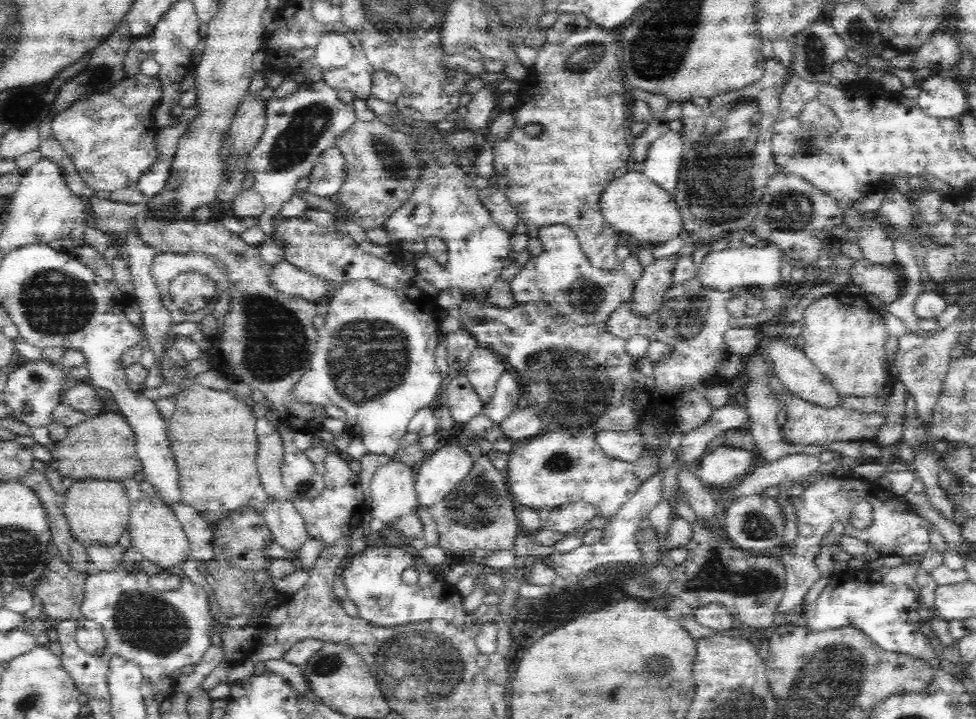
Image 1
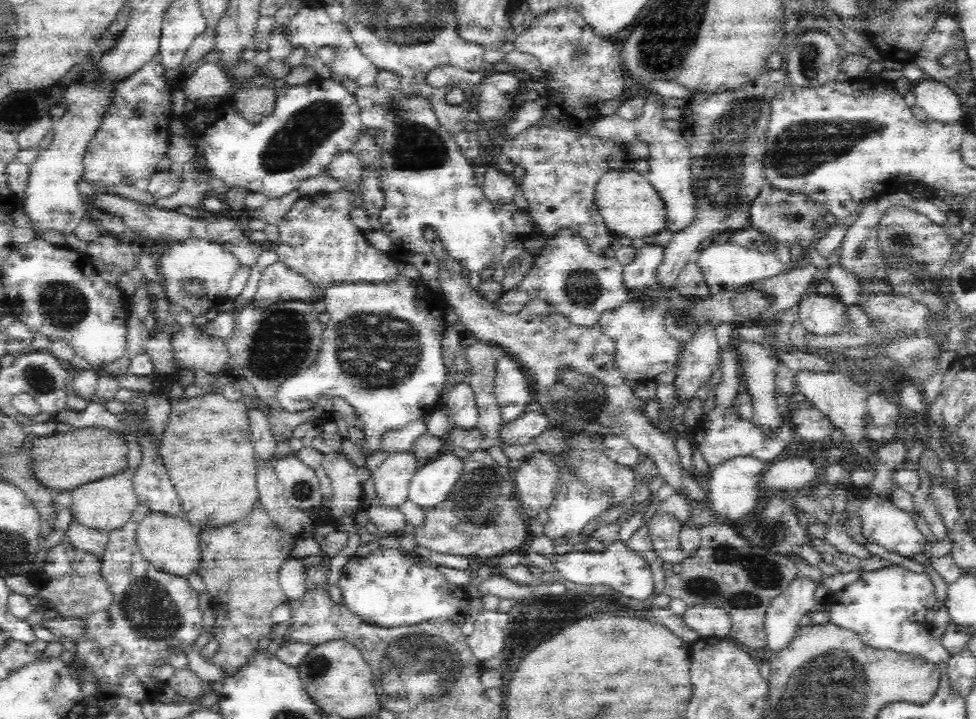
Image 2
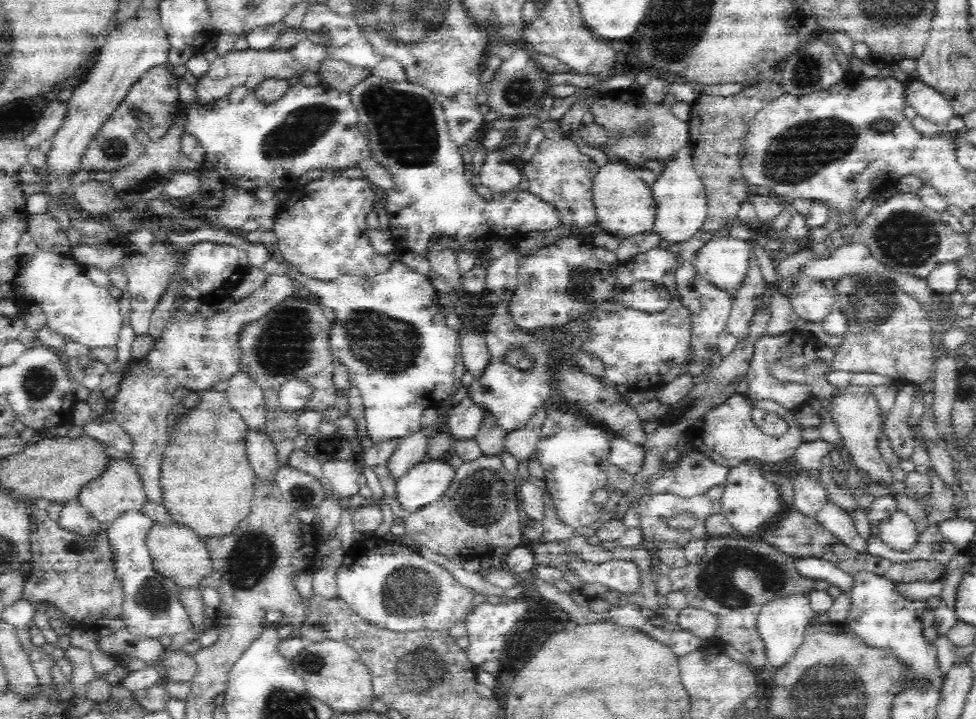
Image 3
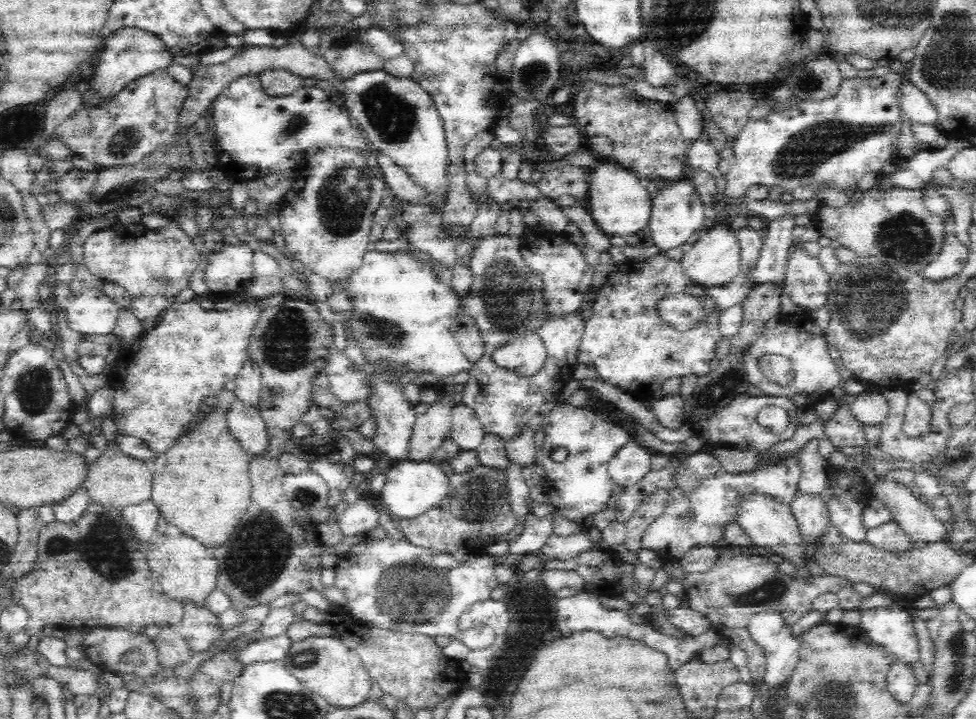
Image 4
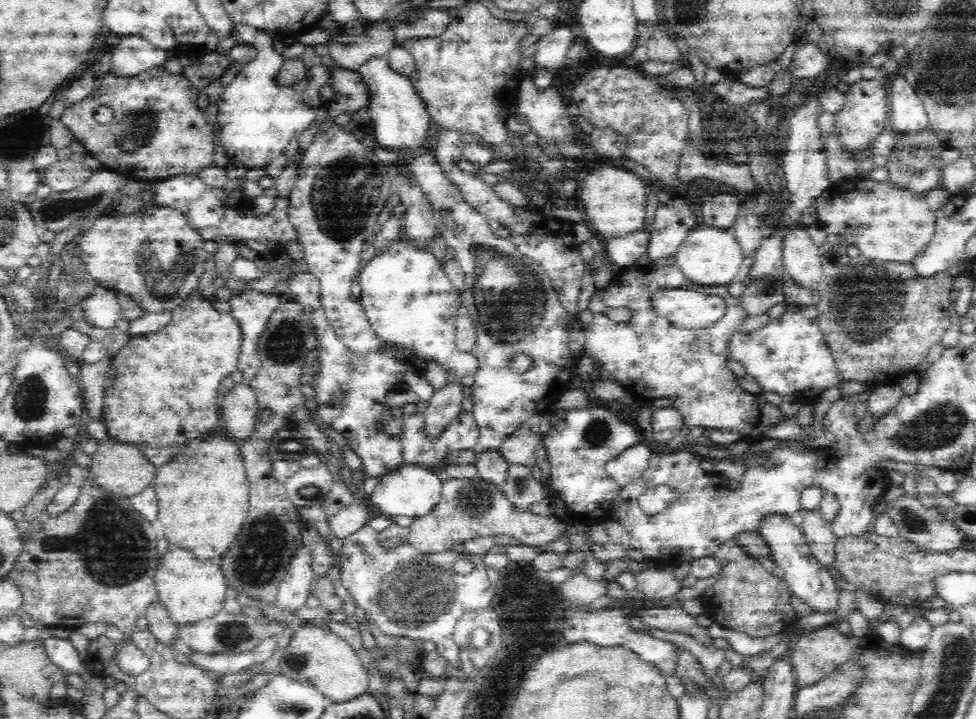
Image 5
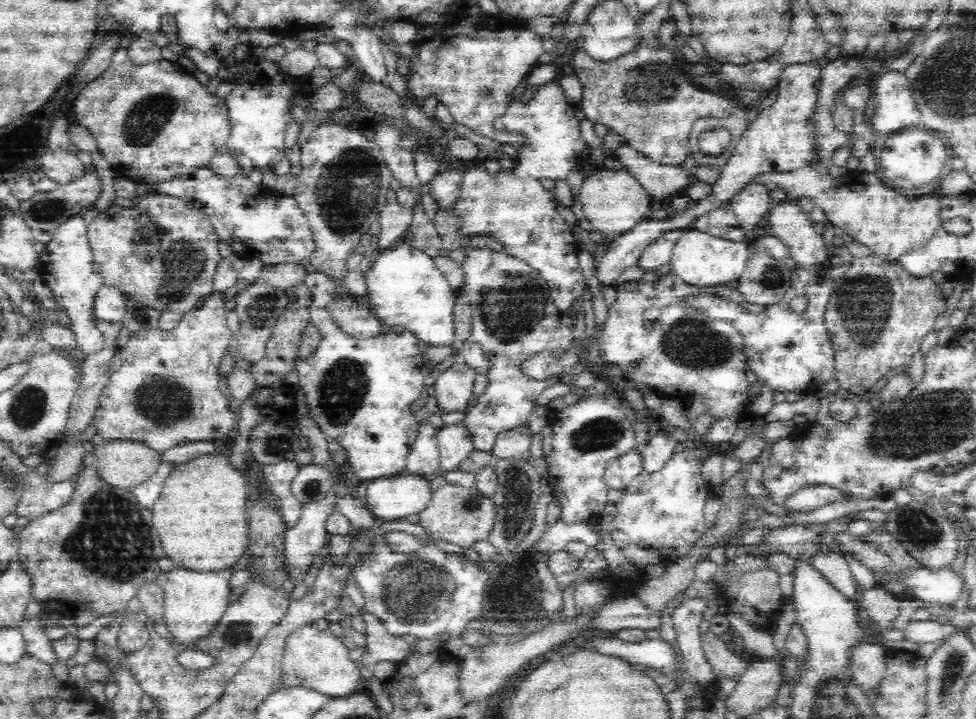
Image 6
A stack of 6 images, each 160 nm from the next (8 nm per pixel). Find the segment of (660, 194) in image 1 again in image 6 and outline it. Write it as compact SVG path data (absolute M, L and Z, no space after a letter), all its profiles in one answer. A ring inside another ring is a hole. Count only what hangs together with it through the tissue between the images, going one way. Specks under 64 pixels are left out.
M600 167L584 179L576 208L585 225L605 235L608 241L626 234L653 212L653 201L628 171Z

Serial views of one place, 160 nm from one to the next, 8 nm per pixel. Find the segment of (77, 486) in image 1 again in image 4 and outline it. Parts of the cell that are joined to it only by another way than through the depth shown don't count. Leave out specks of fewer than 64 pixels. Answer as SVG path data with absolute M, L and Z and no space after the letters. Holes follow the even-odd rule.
M111 415L102 418L97 424L101 425L101 433L108 441L108 448L102 452L102 456L96 463L90 465L86 480L83 482L90 502L104 508L112 507L121 511L125 506L136 506L151 500L153 472L145 466L145 462L129 458L118 450L115 435L119 433Z

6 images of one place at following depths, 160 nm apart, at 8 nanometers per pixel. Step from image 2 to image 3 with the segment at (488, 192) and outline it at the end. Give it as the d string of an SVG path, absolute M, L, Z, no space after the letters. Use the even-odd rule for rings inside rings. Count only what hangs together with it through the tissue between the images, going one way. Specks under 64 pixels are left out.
M490 147L479 172L480 180L492 196L506 195L518 191L523 175L518 168L510 165L508 152L501 147Z

